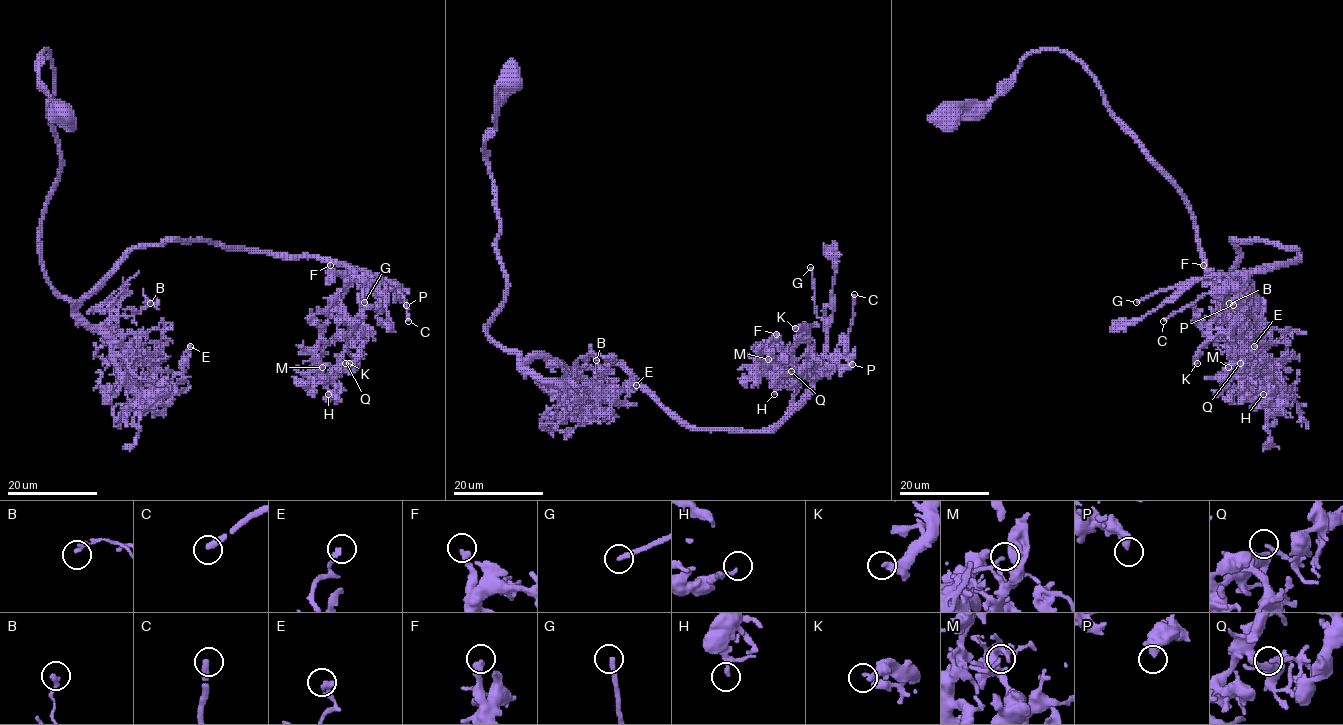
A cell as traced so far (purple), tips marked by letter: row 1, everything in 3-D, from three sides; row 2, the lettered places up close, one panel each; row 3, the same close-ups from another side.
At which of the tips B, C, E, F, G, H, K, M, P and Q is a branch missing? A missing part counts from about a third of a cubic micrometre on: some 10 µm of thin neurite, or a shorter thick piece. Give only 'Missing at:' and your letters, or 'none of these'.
Missing at: C, G

